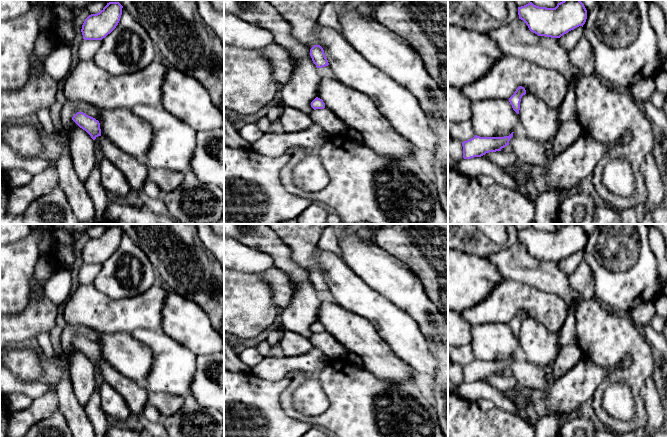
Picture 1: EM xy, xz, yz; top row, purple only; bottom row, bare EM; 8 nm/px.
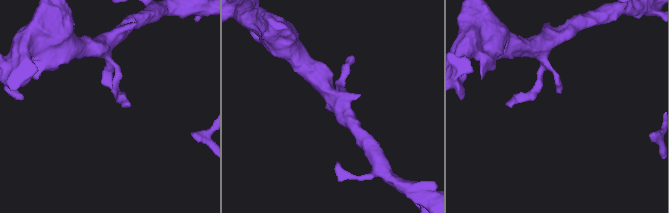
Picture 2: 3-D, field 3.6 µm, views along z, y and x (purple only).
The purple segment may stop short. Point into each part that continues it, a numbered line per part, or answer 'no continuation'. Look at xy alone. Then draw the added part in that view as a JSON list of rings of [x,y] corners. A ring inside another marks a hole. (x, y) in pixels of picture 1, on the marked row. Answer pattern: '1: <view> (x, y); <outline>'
1: xy (99, 196); [[[100,136],[96,137],[94,142],[96,165],[88,179],[84,182],[84,185],[94,203],[96,221],[99,224],[108,224],[108,207],[111,201],[107,191],[101,184],[100,163],[105,157],[100,146]]]

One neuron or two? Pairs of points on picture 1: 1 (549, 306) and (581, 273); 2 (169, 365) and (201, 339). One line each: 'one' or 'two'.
1: two
2: two

